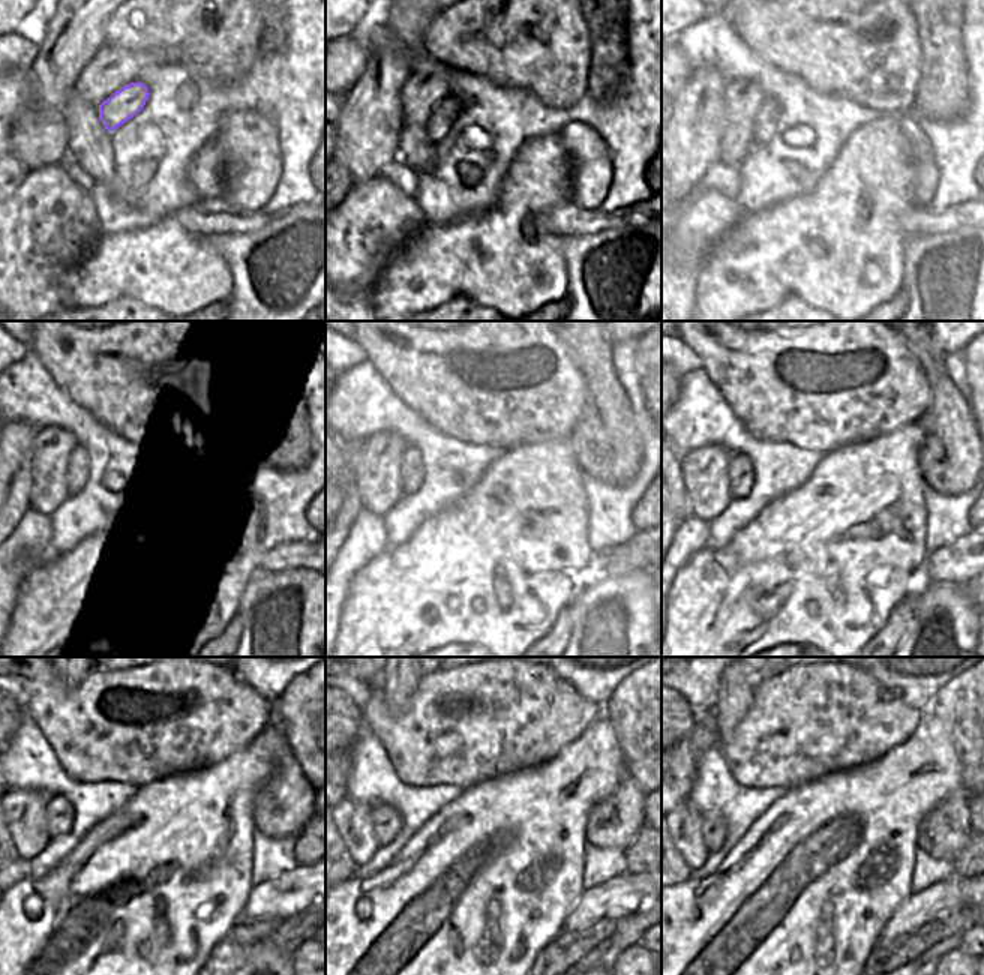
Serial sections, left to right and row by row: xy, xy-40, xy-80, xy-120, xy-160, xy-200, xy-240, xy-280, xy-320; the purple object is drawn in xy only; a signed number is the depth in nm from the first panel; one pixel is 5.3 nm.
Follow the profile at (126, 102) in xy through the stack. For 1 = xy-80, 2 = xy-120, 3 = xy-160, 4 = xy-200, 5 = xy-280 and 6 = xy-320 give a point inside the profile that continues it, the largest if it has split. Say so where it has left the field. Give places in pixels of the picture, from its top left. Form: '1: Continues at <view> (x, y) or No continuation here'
1: Continues at xy-80 (765, 125)
2: Continues at xy-120 (78, 467)
3: Continues at xy-160 (411, 467)
4: Continues at xy-200 (740, 467)
5: Continues at xy-280 (386, 822)
6: Continues at xy-320 (713, 824).

